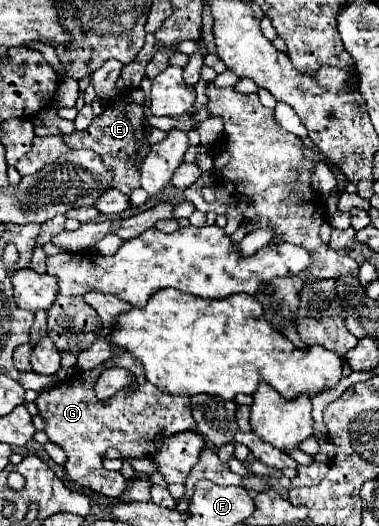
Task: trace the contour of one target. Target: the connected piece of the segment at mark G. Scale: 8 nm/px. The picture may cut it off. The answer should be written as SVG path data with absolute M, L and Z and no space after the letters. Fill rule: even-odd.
M125 350L113 352L109 360L95 366L89 372L75 372L63 382L57 382L53 390L45 390L35 400L39 416L45 420L45 434L49 436L49 442L57 444L67 454L65 470L71 476L71 480L83 488L95 490L109 498L119 498L123 490L127 488L127 482L121 472L109 472L101 466L101 456L107 448L117 448L123 454L123 460L135 456L135 458L147 458L147 452L153 450L155 438L165 438L177 432L193 430L195 420L191 416L191 398L189 396L173 396L161 392L157 386L151 386L151 382L145 380L143 366L133 354L127 354ZM111 366L127 368L139 384L137 392L119 392L111 400L97 400L93 386L97 376Z

